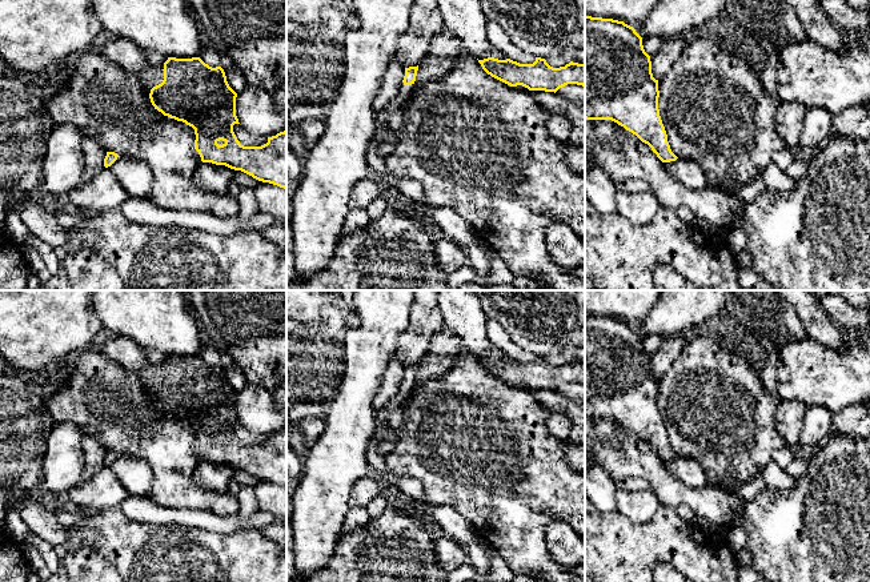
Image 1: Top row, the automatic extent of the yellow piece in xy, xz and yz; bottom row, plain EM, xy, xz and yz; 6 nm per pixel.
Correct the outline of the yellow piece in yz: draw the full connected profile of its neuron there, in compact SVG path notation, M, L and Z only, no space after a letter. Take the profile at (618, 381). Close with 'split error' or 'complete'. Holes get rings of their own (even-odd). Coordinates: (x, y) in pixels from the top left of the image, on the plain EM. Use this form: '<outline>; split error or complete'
M585 314L585 417L612 418L618 424L624 425L626 429L636 433L642 441L648 442L662 461L675 459L678 455L671 450L670 443L667 441L667 433L659 414L658 396L658 378L653 376L650 354L645 350L642 344L642 336L636 330L636 328L625 322L624 320Z; complete

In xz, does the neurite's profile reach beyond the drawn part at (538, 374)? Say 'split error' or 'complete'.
complete

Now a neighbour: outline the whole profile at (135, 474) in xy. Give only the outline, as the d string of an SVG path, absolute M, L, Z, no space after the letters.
M119 454L109 467L128 494L147 495L149 493L153 475L145 461Z

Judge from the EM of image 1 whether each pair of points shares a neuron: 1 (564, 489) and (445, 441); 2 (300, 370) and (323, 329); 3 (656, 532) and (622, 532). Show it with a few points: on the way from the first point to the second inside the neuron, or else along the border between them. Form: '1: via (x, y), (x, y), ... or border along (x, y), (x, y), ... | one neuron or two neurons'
1: via (534, 485), (512, 480), (474, 442) | one neuron
2: via (300, 360), (300, 352), (312, 340) | one neuron
3: via (648, 532), (630, 532) | one neuron

